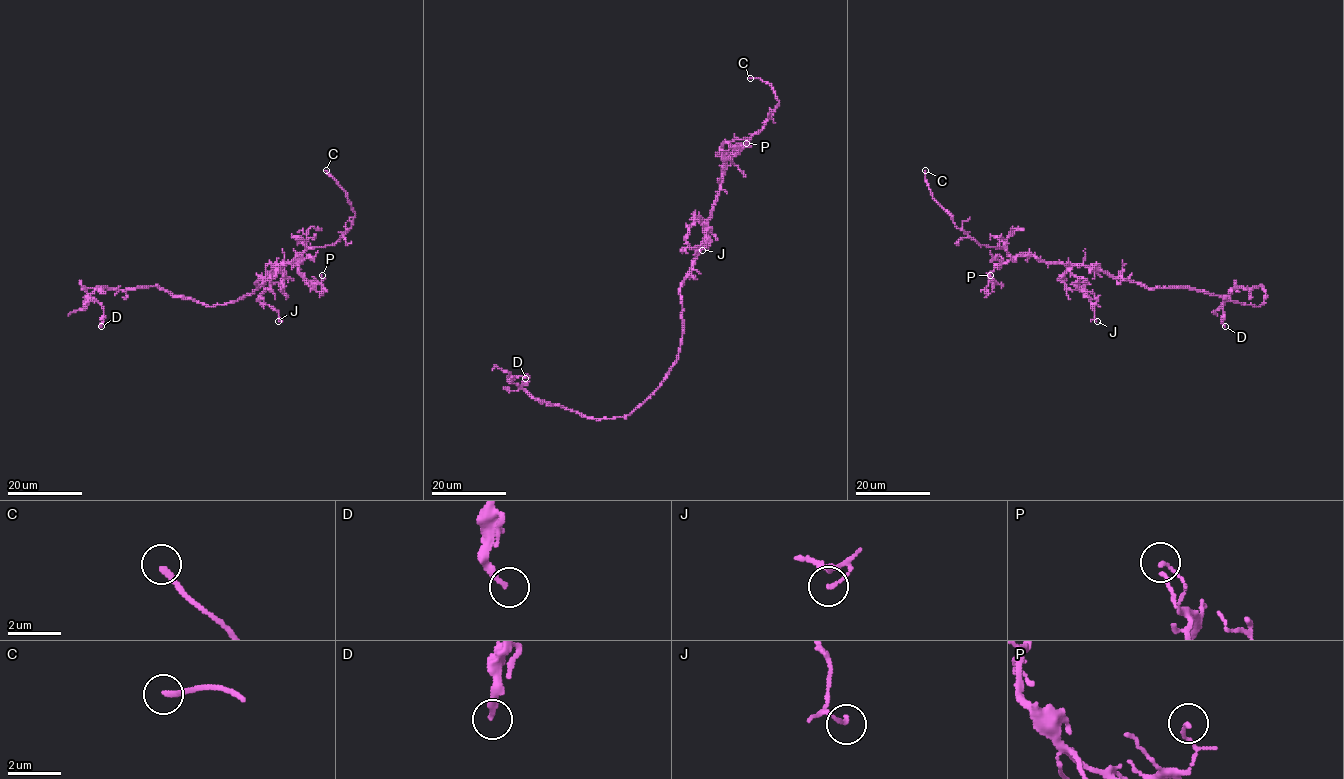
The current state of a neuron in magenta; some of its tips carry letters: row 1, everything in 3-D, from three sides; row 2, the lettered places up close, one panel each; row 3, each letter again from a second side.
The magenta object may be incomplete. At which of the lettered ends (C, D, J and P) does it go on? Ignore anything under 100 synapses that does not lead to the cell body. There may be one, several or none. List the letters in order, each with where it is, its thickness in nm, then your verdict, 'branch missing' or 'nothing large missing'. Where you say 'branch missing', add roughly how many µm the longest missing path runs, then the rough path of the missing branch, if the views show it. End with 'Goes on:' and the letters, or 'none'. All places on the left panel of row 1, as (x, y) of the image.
C: at (326, 170); 200 nm thick; branch missing; about 30 µm are missing; missing branch runs (326, 170), (309, 151), (298, 146), (283, 132), (258, 95)
D: at (101, 326); 240 nm thick; nothing large missing
J: at (278, 321); 110 nm thick; nothing large missing
P: at (322, 275); 110 nm thick; nothing large missing
Goes on: C

